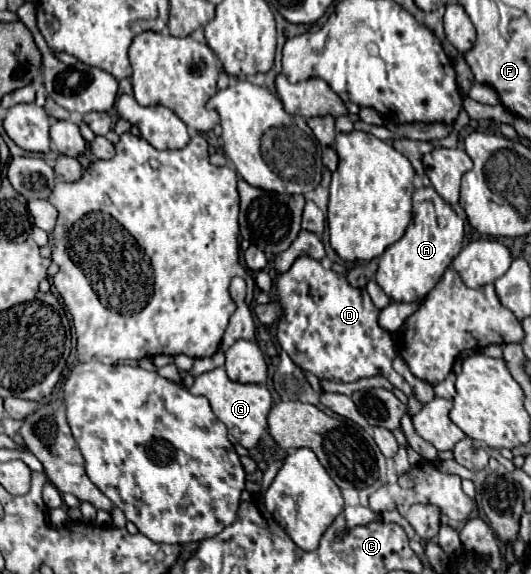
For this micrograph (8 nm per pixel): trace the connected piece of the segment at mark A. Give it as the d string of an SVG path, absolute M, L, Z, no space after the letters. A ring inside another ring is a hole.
M434 187L416 189L412 207L412 223L404 237L382 253L376 271L376 283L396 303L420 303L438 285L438 279L442 279L452 259L460 253L464 241L464 221Z

